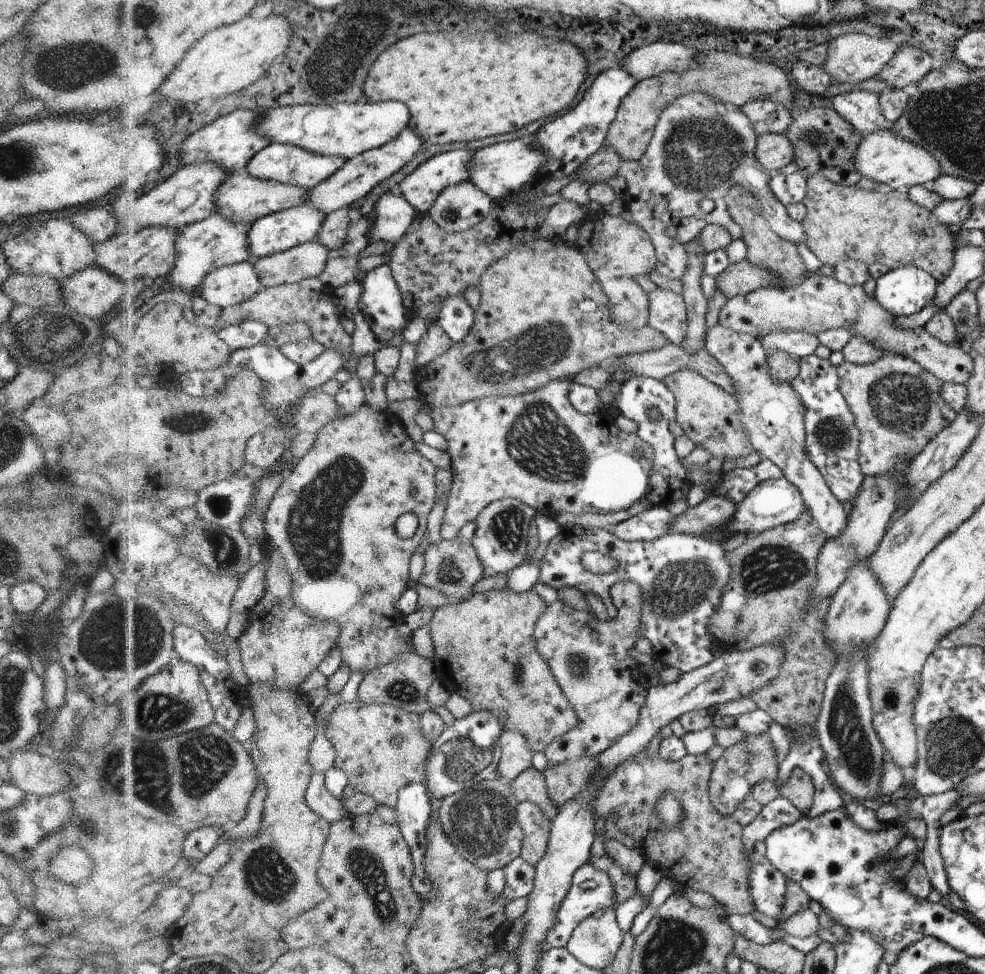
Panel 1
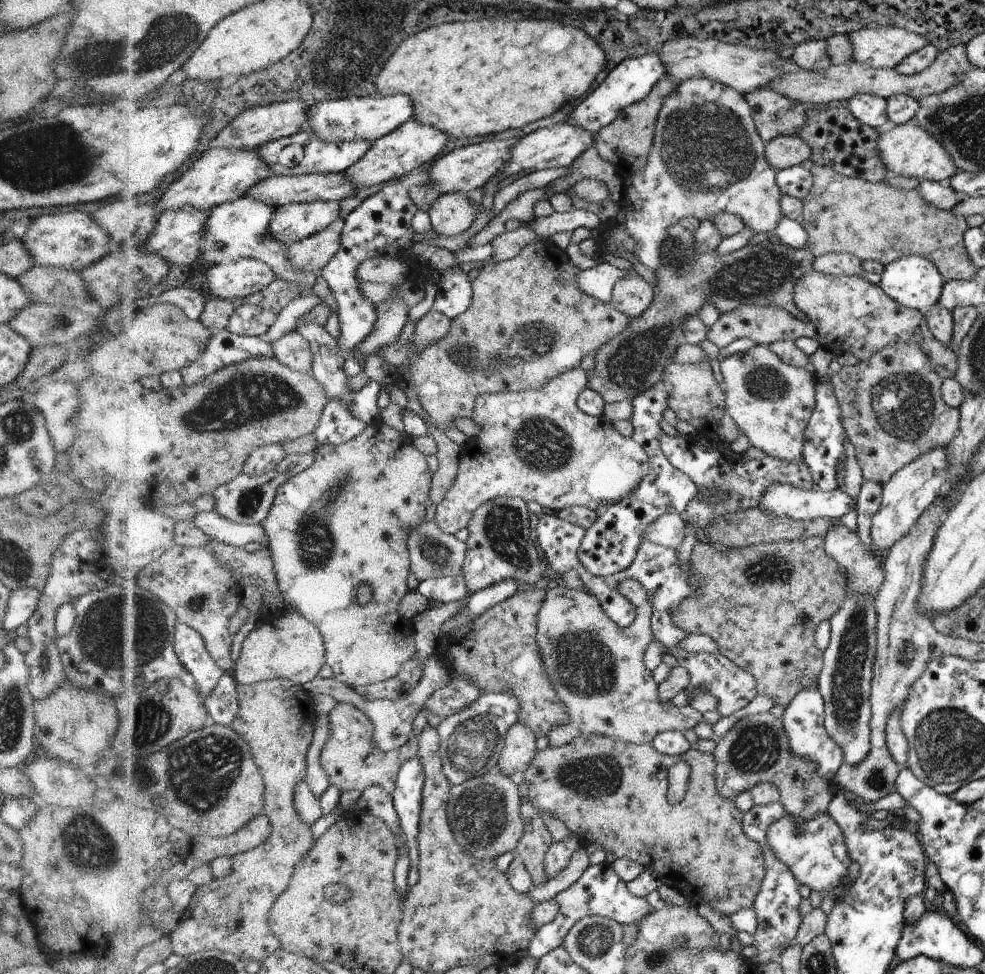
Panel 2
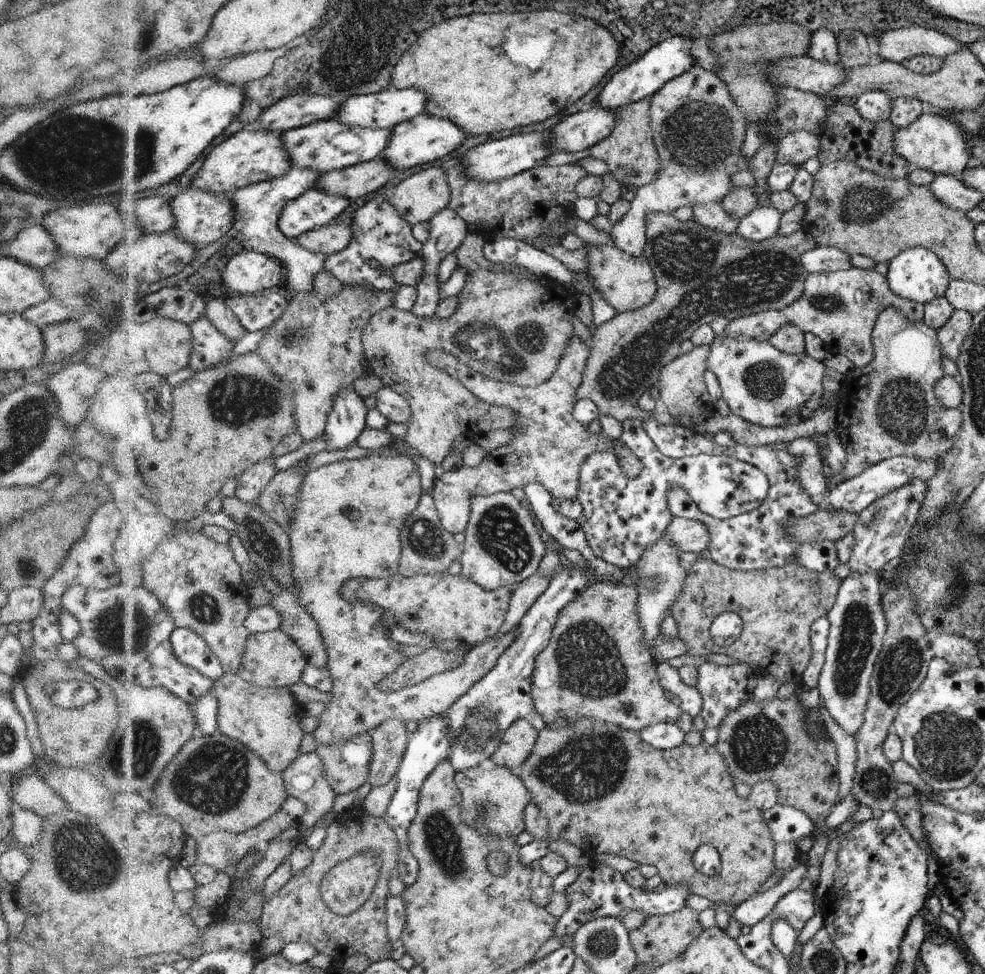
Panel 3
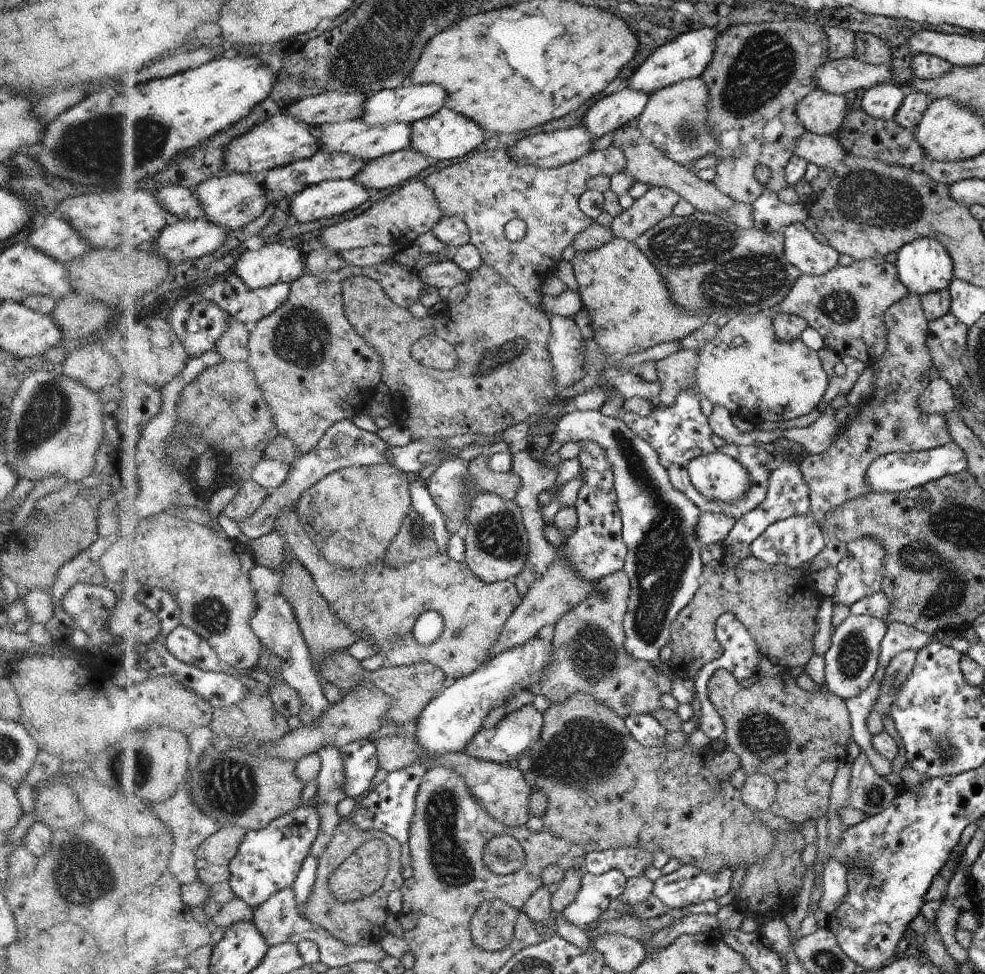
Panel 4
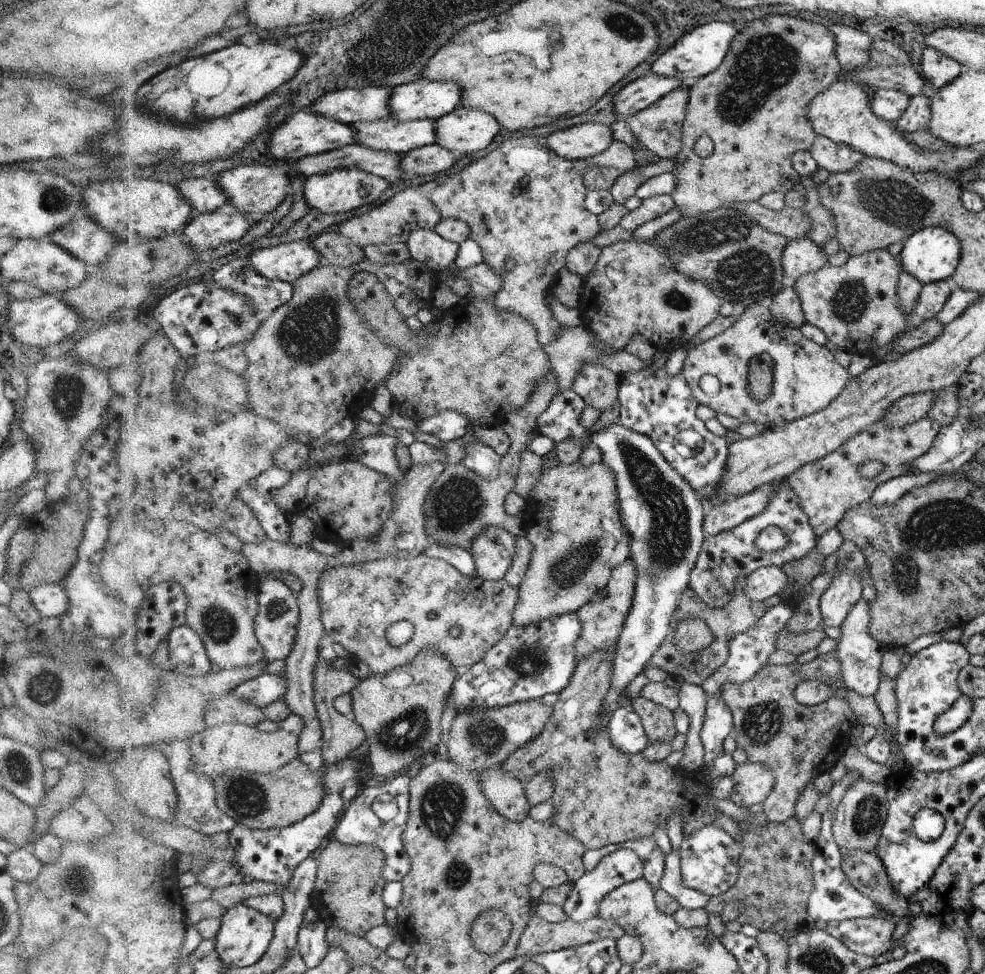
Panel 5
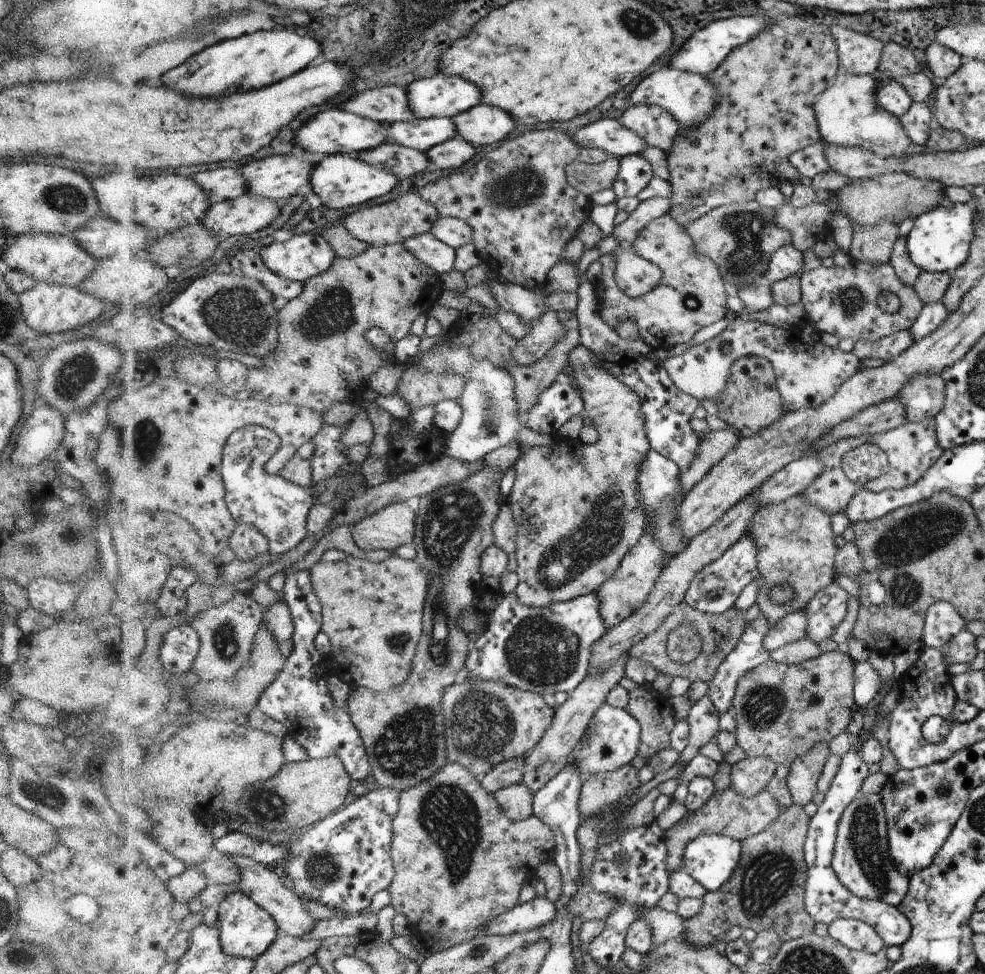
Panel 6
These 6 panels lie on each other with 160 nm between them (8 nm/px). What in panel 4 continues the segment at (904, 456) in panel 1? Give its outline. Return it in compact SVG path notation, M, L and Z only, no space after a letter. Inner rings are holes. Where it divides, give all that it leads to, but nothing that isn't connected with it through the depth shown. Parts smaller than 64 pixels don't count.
M915 293L906 295L898 303L894 303L884 316L887 336L887 348L880 355L880 358L870 365L873 371L872 384L874 389L862 400L859 415L856 415L849 423L841 427L837 439L824 455L806 455L800 460L803 477L809 486L810 506L809 512L817 522L824 522L836 506L840 506L847 500L867 495L870 490L865 479L866 469L870 463L878 459L879 456L891 453L915 453L927 451L936 447L952 443L950 425L947 423L947 416L936 413L925 413L919 407L920 395L926 390L931 378L929 371L936 368L930 356L929 348L926 346L928 336L928 320L924 316L920 296Z

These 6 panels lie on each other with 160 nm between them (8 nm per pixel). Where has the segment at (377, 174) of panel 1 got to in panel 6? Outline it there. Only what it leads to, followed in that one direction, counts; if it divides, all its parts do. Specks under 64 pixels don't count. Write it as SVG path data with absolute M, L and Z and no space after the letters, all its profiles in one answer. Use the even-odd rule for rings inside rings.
M477 104L470 111L452 117L457 136L477 148L503 141L516 127L516 120L504 109Z

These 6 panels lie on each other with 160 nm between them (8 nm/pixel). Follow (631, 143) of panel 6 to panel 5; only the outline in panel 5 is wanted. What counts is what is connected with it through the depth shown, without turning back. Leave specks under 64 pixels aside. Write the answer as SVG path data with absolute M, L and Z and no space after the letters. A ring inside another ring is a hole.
M603 123L574 125L555 131L546 139L546 146L564 159L590 159L615 142L611 128Z

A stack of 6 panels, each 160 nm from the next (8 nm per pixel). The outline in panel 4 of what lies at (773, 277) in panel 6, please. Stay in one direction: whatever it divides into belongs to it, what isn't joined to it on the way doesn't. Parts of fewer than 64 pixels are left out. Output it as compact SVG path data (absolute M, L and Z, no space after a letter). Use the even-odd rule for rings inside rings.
M793 222L782 233L786 237L786 257L802 274L823 275L839 266L839 252L832 245L818 242L803 222Z

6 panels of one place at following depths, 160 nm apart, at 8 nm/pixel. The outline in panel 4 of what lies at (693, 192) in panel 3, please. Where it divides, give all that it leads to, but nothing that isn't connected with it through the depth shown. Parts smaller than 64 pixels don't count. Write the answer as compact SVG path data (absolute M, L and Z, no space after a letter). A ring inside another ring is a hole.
M701 76L693 79L684 79L678 83L664 87L650 95L647 106L637 122L640 132L667 157L681 164L698 160L706 154L714 153L719 144L709 127L708 115L711 101L707 81ZM648 189L630 208L624 209L613 218L610 227L613 236L634 244L641 234L652 228L659 220L672 215L674 205L680 199L681 196L670 189Z

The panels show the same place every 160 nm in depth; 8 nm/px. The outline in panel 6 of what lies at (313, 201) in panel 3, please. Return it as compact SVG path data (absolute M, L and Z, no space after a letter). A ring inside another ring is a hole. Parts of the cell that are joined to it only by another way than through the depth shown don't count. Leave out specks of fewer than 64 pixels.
M340 153L325 157L316 166L311 183L314 192L327 207L342 210L342 208L362 206L366 202L376 200L378 196L388 194L394 186L400 184L400 180L402 179L390 170L377 169L370 163L357 159L352 154Z

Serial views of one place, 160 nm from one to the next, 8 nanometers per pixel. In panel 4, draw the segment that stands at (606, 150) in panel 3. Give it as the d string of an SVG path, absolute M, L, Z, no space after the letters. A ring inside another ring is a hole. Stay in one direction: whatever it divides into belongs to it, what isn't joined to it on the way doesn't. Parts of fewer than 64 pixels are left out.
M634 119L613 132L612 146L622 150L627 158L627 164L623 170L625 174L632 176L635 182L647 184L650 188L666 188L676 191L682 199L690 202L696 211L717 216L741 229L752 228L751 205L732 200L727 194L720 192L714 183L696 177L695 170L689 170L684 167L684 164L667 157L640 132L637 120Z

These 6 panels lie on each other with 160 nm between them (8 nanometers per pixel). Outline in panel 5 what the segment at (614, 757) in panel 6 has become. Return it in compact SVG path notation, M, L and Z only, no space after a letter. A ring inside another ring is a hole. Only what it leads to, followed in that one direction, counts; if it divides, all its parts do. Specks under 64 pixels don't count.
M618 707L607 724L611 743L625 753L641 752L650 744L642 718L631 707Z

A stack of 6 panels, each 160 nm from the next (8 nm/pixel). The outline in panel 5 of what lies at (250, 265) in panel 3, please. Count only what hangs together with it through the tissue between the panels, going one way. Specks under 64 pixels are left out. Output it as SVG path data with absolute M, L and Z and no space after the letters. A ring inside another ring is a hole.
M298 240L277 247L256 246L249 256L251 267L273 281L295 283L315 268L322 266L323 257L312 242Z

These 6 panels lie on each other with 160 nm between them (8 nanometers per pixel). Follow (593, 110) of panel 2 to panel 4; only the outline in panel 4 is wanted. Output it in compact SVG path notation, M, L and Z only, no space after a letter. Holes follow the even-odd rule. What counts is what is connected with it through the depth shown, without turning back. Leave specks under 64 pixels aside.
M702 28L696 32L686 32L686 34L680 35L656 50L647 62L628 78L628 88L651 95L653 92L670 87L671 84L681 80L700 77L714 58L716 40L718 40L718 34L710 28Z

